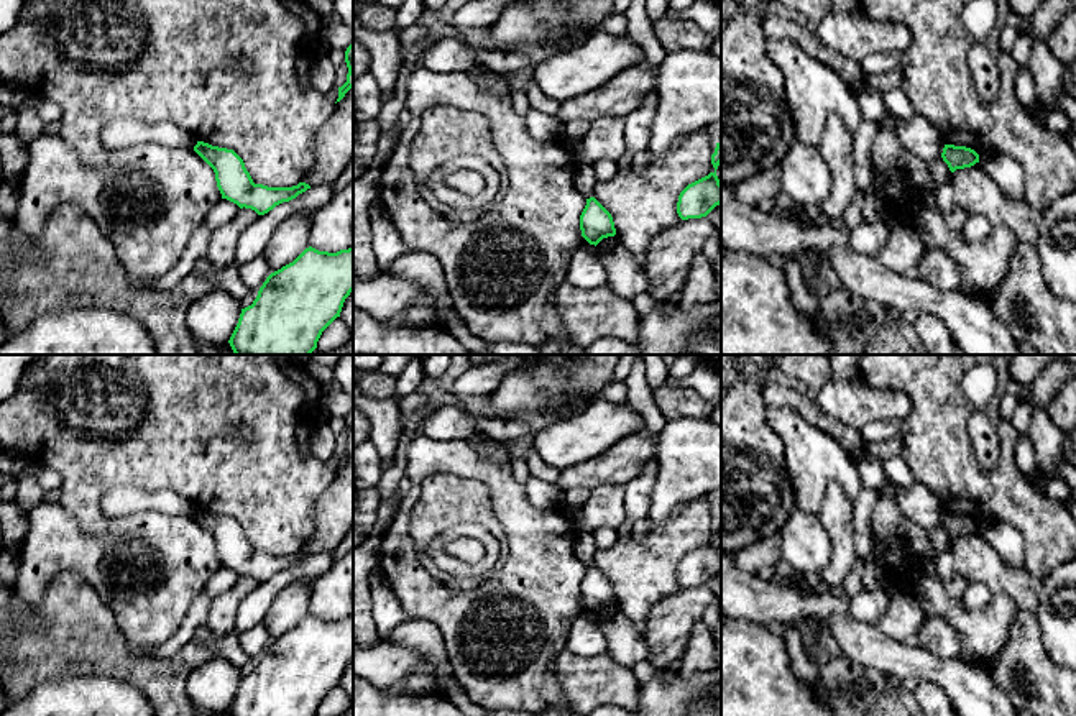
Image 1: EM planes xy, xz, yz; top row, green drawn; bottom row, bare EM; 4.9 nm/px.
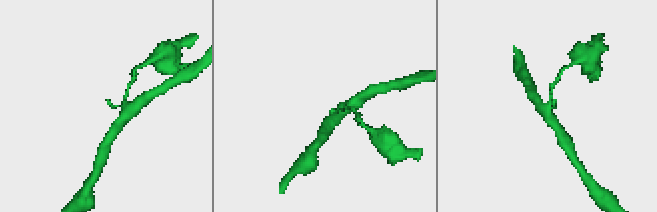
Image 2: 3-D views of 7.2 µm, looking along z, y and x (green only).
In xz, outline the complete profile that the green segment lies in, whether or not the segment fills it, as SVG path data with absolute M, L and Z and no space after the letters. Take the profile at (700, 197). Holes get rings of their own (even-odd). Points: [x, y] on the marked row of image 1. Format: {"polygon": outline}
{"polygon": "M716 143L711 154L715 168L708 176L688 184L678 195L677 213L682 220L706 217L716 205L721 204L721 182L716 169L721 164L721 143Z"}

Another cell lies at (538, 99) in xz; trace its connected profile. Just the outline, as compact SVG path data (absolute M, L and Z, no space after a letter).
M532 79L526 85L524 95L532 108L537 108L549 117L557 117L560 102L547 97Z

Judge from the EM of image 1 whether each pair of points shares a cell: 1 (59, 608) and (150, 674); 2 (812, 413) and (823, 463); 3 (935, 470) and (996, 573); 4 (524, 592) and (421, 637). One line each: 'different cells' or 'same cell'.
1: same cell
2: different cells
3: different cells
4: different cells

